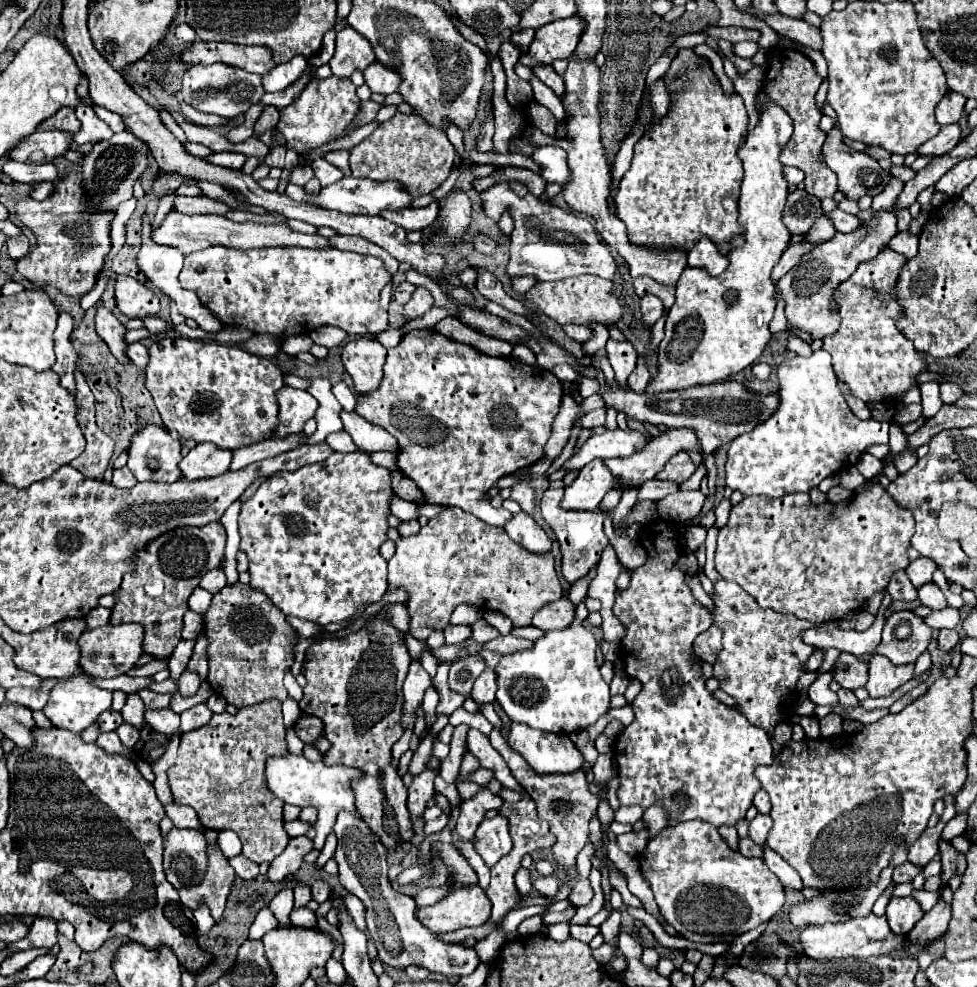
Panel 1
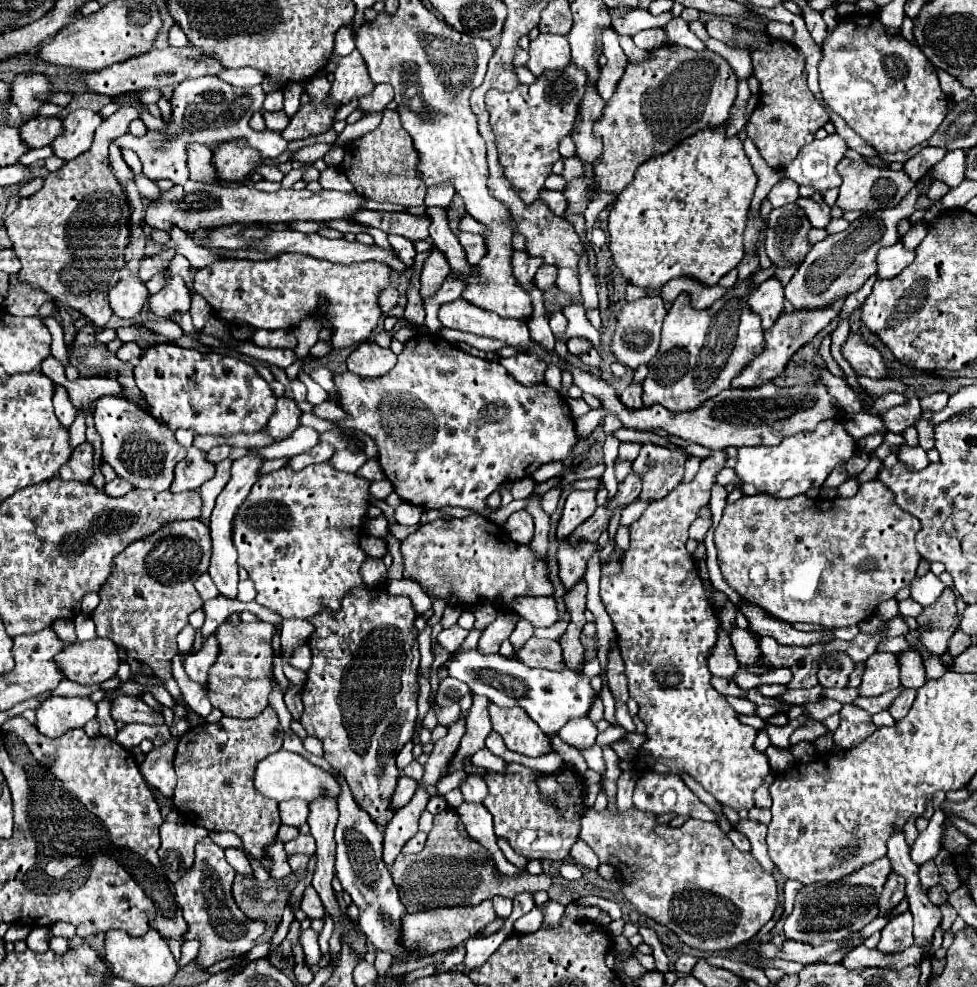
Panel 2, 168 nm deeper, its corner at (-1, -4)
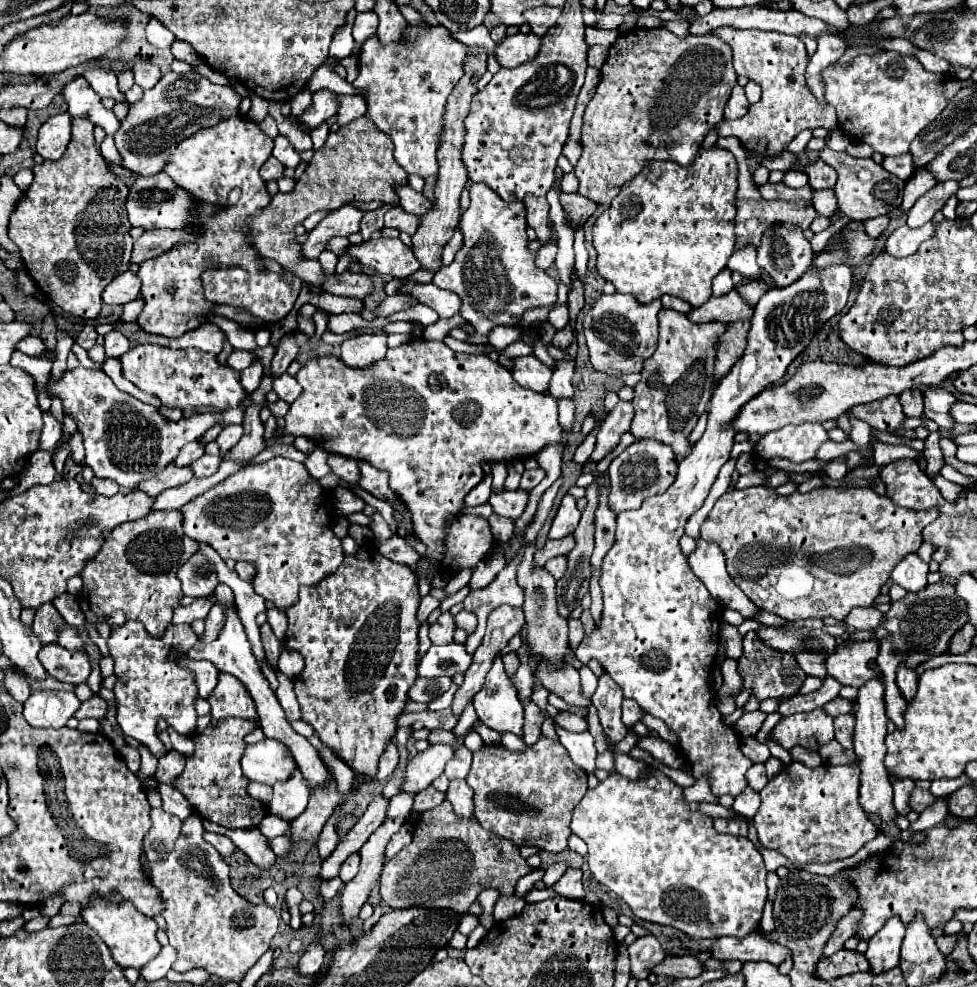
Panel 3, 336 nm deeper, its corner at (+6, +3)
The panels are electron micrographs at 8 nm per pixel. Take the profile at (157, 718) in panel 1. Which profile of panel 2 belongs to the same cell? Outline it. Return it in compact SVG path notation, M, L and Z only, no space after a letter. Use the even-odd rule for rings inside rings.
M119 695L111 703L111 717L113 721L123 721L123 723L147 723L147 725L161 725L163 715L149 705L145 705L139 697L133 695Z

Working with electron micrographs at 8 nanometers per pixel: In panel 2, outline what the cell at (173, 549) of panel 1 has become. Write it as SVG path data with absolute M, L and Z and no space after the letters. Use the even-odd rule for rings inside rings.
M199 519L167 523L155 533L133 541L113 559L113 573L99 589L101 603L91 613L99 637L111 639L115 645L125 647L131 659L153 667L175 701L188 708L186 718L192 726L204 719L183 702L179 685L171 675L171 657L177 653L177 633L189 623L187 617L203 606L193 583L197 575L207 571L209 557L209 529Z

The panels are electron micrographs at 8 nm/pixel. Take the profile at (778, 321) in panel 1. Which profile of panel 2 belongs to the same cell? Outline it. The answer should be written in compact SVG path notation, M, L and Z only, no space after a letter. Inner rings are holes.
M773 277L757 287L753 295L749 295L749 309L761 317L763 329L769 329L777 321L777 315L783 311L783 299L783 287Z

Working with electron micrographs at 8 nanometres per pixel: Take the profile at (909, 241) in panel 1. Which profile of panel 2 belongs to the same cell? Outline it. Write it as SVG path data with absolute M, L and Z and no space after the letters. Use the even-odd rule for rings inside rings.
M917 223L917 225L913 225L905 235L903 235L903 243L905 243L905 247L909 247L911 251L913 249L917 249L919 247L919 243L923 241L923 237L929 233L929 227L927 227L927 223Z

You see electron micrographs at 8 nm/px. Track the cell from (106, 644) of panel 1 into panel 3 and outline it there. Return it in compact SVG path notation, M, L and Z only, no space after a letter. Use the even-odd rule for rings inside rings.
M46 644L38 654L46 672L62 682L82 684L90 676L90 658L82 650L68 650L60 644Z

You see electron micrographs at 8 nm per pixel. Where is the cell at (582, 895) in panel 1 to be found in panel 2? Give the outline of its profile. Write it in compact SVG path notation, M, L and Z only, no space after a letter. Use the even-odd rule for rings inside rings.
M455 811L437 813L433 819L433 829L429 831L425 849L415 855L399 855L391 867L393 883L399 891L399 899L405 905L407 913L417 913L435 907L457 907L457 905L479 905L485 899L493 899L495 895L513 899L525 891L541 891L551 887L551 877L531 875L521 871L519 875L495 875L495 863L491 853L479 843L463 837L459 831L459 817Z

